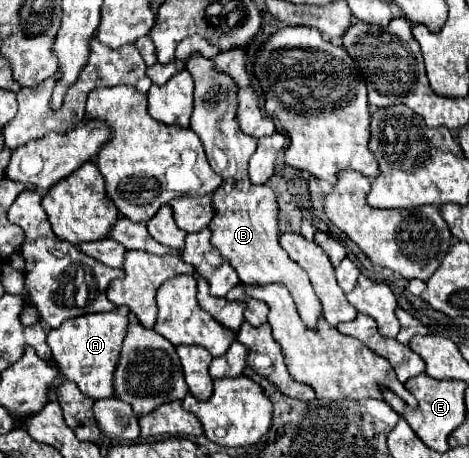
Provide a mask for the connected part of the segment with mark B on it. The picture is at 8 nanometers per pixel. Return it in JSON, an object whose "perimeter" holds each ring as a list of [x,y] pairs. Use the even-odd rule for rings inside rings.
{"perimeter":[[[192,54],[187,58],[186,69],[195,80],[195,110],[191,128],[201,138],[211,168],[223,176],[223,184],[211,194],[211,204],[215,208],[215,214],[209,222],[209,230],[213,232],[211,244],[219,250],[223,258],[227,258],[227,262],[235,268],[243,284],[257,286],[265,286],[271,282],[285,284],[291,290],[291,296],[295,298],[295,306],[303,322],[315,328],[317,318],[321,316],[319,300],[315,298],[311,282],[307,274],[303,274],[303,268],[291,262],[287,252],[279,246],[277,196],[271,188],[253,186],[249,182],[247,164],[251,154],[255,152],[257,140],[245,136],[239,130],[239,124],[235,122],[237,86],[227,74],[215,72],[213,62],[209,58],[203,58],[201,54]],[[217,152],[225,156],[221,158],[221,162],[217,158]]]}

